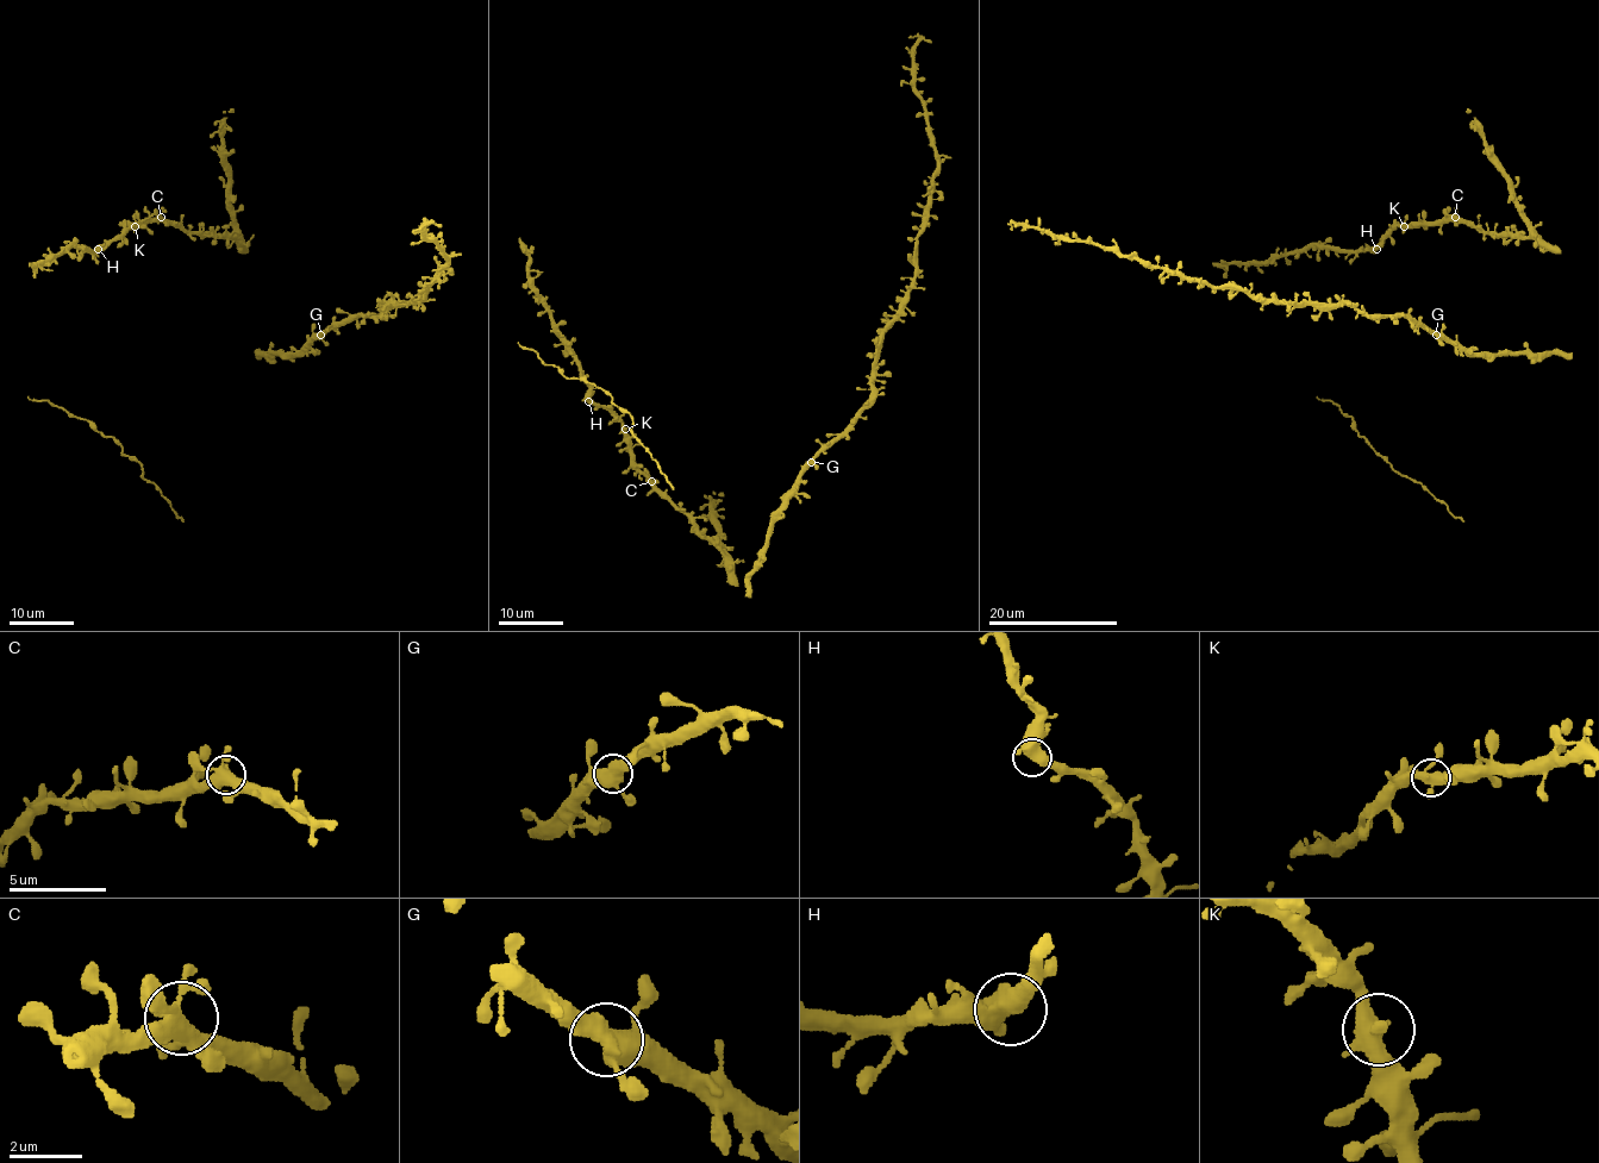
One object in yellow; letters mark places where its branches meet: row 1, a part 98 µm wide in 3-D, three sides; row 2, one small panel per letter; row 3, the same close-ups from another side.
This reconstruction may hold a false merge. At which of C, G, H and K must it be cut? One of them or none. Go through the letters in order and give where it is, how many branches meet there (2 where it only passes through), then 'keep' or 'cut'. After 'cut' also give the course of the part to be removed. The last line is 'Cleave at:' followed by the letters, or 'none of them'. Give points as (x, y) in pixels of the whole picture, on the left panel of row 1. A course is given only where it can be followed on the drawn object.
C: place (161, 217); branches 3; keep
G: place (320, 335); branches 3; keep
H: place (98, 249); branches 3; keep
K: place (135, 226); branches 3; keep
Cleave at: none of them

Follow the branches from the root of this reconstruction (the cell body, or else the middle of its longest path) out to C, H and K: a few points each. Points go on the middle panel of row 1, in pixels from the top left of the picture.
C: (724, 564), (724, 555), (651, 481)
H: (724, 564), (724, 555), (638, 468), (625, 427), (607, 410), (588, 401)
K: (724, 564), (724, 555), (638, 468), (625, 429)

